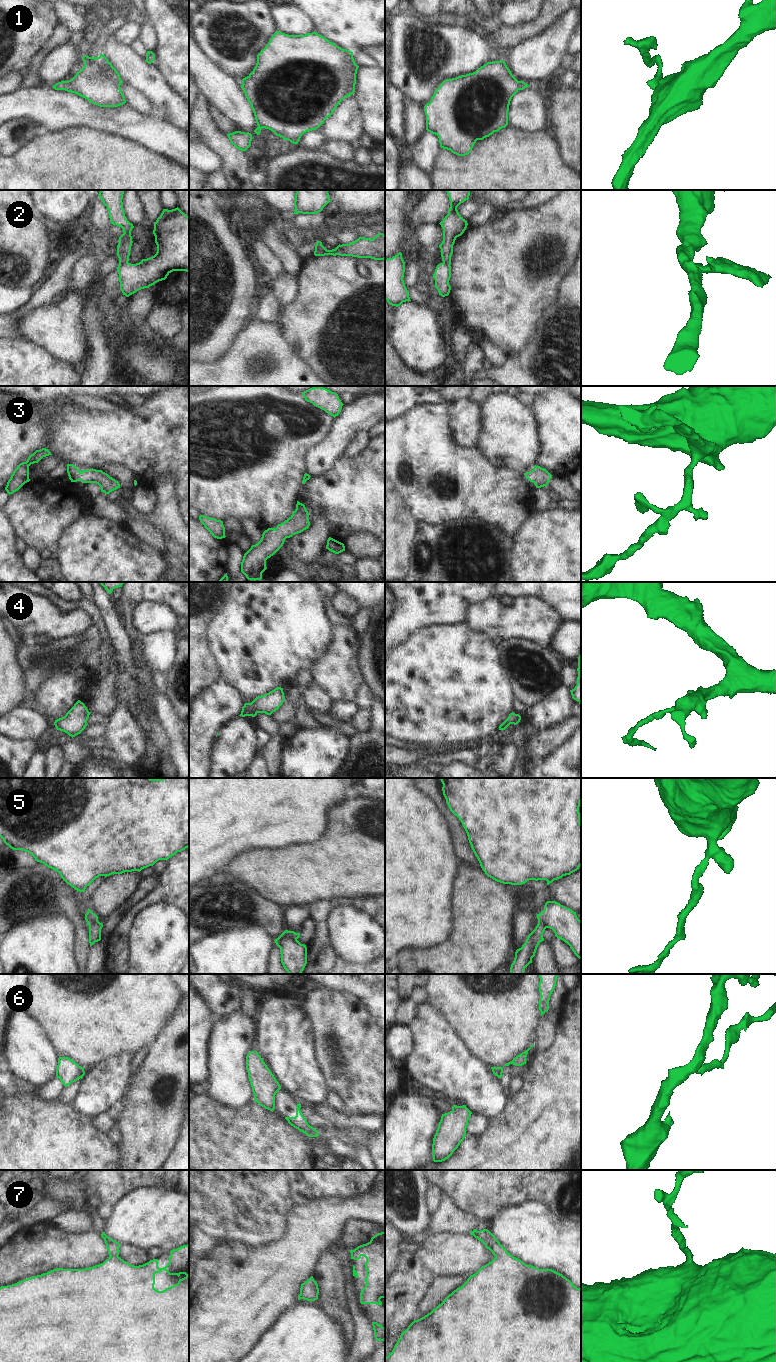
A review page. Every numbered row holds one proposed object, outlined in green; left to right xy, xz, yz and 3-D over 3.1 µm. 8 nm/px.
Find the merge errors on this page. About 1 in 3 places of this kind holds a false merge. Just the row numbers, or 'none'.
2, 5, 6

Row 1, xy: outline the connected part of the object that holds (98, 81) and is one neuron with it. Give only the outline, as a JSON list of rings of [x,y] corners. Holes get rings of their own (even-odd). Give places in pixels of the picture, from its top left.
[[[101,53],[99,57],[82,57],[84,67],[68,80],[53,85],[55,90],[75,93],[100,107],[118,107],[126,103],[120,89],[123,81],[111,62]]]

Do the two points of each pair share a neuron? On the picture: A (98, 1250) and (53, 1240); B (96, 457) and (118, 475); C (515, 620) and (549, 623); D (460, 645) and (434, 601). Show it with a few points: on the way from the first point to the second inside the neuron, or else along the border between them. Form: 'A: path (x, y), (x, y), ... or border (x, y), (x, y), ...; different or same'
A: path (87, 1250), (64, 1250); same
B: border (101, 468), (105, 466), (123, 466), (130, 472); different
C: path (523, 620), (541, 621); same
D: border (465, 621), (461, 623), (429, 625), (425, 628); different

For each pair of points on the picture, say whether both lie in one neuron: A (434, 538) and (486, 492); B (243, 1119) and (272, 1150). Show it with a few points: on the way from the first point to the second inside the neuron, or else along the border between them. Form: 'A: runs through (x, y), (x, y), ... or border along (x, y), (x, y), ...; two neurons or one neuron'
A: border along (478, 516), (462, 516), (432, 525); two neurons
B: runs through (251, 1127), (264, 1142); one neuron

